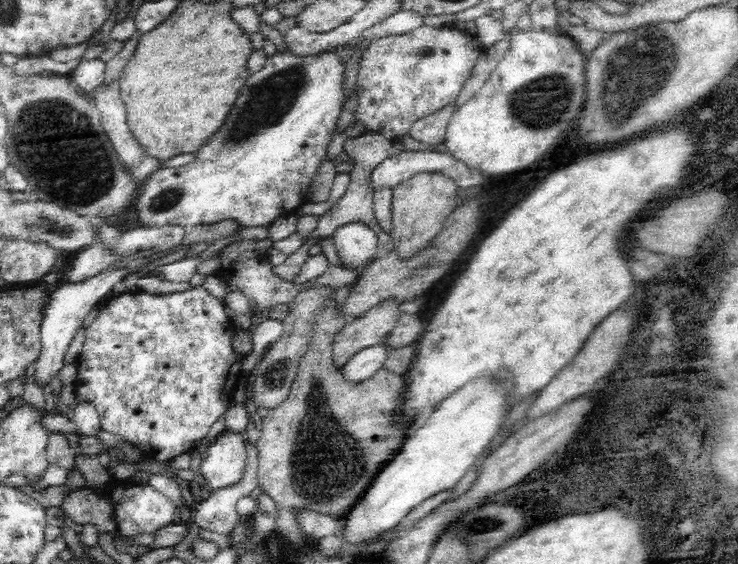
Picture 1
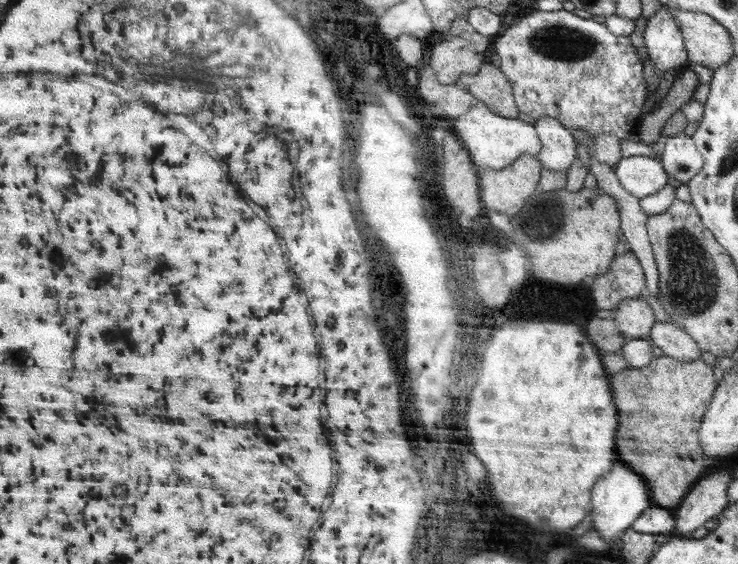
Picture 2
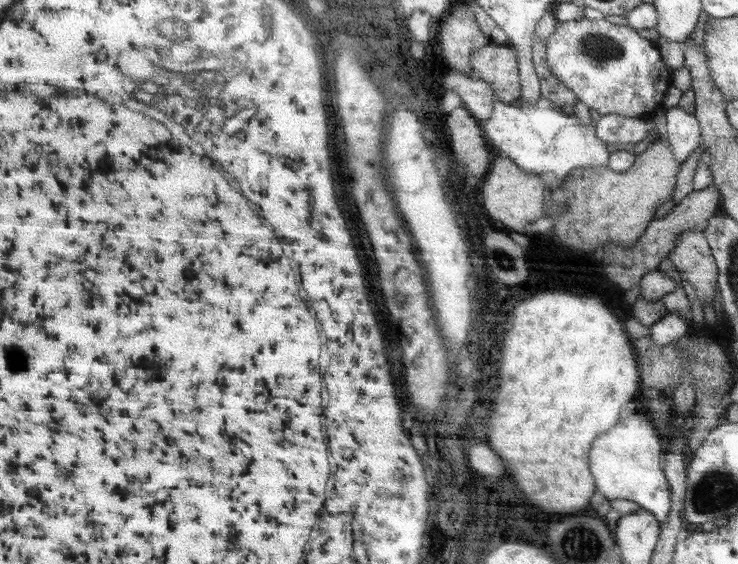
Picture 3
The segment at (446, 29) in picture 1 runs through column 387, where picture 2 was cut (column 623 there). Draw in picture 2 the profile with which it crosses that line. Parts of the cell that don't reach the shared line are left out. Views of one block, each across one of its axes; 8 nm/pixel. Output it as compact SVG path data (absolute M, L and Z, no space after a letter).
M564 9L557 11L539 11L534 10L533 13L517 19L516 24L510 27L506 26L506 30L494 40L493 59L494 64L498 65L504 73L507 74L511 80L511 84L514 88L514 96L518 108L522 109L522 112L535 121L538 121L544 116L557 119L560 124L570 130L584 130L588 134L611 134L616 138L623 139L626 134L632 132L636 120L638 120L638 114L646 102L646 86L644 86L644 78L642 78L642 62L640 62L640 56L636 52L636 48L632 46L632 42L628 36L616 36L611 32L611 29L604 23L598 23L593 19L581 18L572 11L566 11Z

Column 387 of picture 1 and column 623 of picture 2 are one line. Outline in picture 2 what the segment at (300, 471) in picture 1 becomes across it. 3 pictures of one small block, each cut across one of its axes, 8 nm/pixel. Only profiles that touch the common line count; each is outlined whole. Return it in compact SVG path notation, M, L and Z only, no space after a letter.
M672 356L652 357L644 368L630 368L610 375L610 386L615 394L615 404L619 410L620 436L616 436L616 448L620 448L620 461L630 466L647 482L651 498L658 507L671 511L677 508L688 491L699 482L708 468L707 456L701 445L699 430L708 414L708 407L719 387L713 367L702 358L694 362L682 362Z

